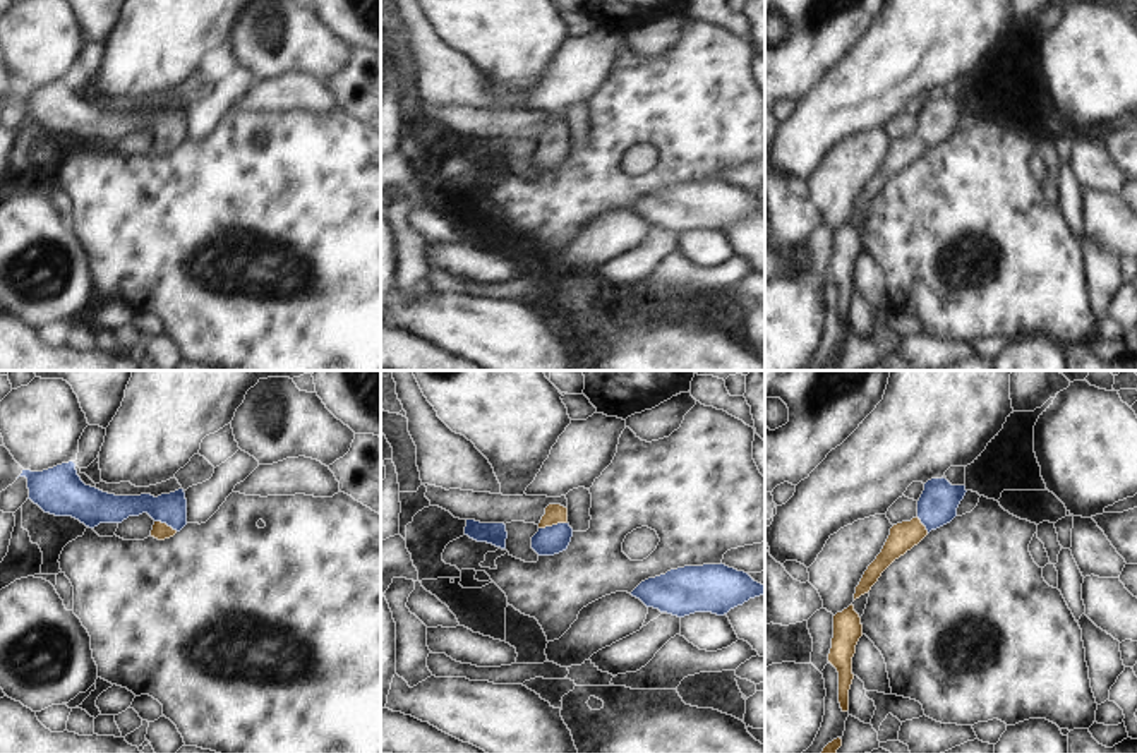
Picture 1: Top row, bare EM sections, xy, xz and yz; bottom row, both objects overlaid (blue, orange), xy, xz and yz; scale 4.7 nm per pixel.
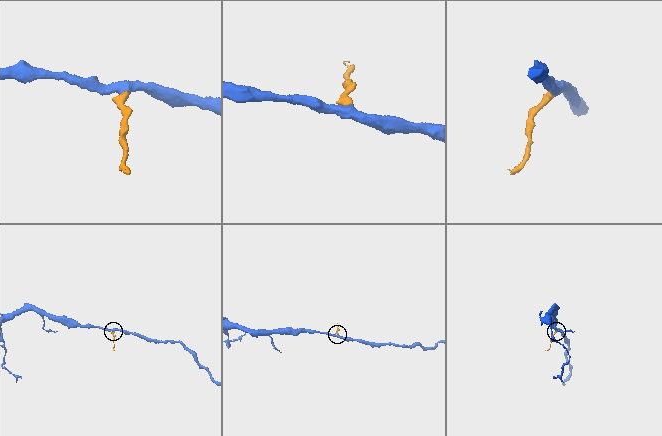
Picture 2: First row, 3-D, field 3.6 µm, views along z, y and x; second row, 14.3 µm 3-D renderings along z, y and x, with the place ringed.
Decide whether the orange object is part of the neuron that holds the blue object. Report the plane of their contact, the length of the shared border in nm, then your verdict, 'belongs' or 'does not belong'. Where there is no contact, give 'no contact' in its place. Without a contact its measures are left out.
meets blue in xz; contact 140 nm long; belongs

